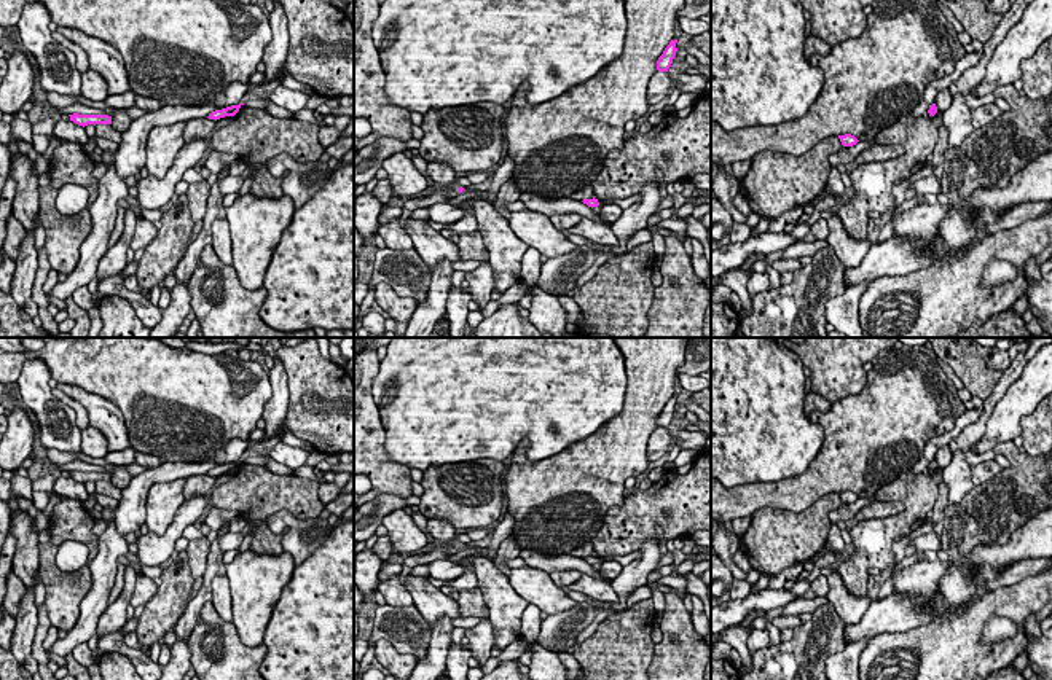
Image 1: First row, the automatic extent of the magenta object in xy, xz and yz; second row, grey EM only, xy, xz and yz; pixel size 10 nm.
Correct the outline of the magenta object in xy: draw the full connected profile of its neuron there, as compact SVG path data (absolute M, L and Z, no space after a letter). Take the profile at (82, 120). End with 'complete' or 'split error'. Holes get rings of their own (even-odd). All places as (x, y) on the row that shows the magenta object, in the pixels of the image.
M69 115L70 121L73 121L78 126L88 126L88 124L112 124L112 116L108 115Z | complete

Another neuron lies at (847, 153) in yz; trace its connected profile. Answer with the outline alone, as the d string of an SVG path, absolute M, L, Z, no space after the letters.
M872 140L872 142L858 142L856 145L853 145L853 147L843 147L840 151L837 151L837 153L832 153L830 156L829 156L829 162L830 162L830 166L834 166L834 167L837 167L838 164L850 164L851 161L854 161L856 159L856 156L862 151L862 150L866 150L866 148L869 148L869 147L872 147L872 145L877 145L875 143L875 140Z

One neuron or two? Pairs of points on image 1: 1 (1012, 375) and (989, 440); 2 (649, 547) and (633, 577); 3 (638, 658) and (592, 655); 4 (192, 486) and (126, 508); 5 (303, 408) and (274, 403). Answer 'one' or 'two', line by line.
1: two
2: one
3: one
4: two
5: two

